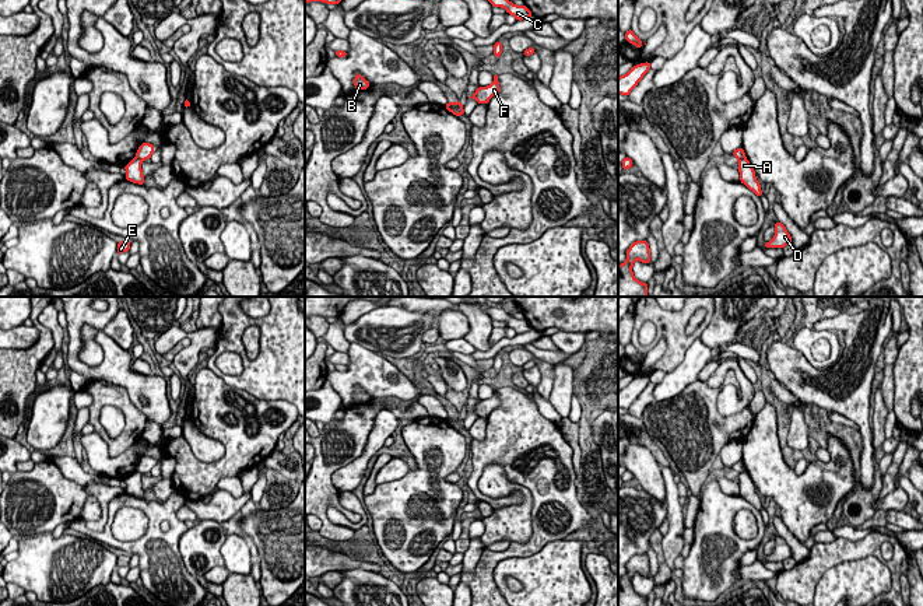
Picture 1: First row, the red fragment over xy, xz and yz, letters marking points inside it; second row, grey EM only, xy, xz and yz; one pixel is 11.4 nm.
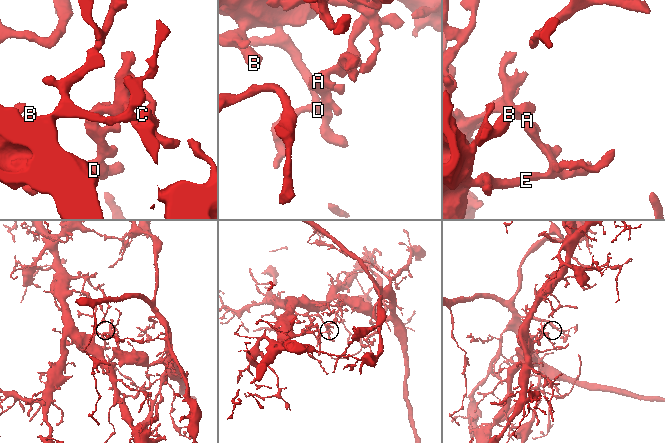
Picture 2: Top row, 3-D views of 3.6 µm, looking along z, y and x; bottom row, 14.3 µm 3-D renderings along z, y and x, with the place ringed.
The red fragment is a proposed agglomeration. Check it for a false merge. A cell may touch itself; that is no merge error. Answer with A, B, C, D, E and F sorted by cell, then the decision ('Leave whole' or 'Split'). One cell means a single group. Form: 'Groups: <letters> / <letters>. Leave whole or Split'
Groups: A B C D E / F. Split

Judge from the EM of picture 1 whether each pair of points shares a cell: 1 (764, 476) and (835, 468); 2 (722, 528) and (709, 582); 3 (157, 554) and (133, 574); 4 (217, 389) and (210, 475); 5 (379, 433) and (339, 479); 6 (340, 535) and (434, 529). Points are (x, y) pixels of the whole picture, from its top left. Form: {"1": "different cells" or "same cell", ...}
{"1": "same cell", "2": "same cell", "3": "different cells", "4": "same cell", "5": "same cell", "6": "different cells"}

